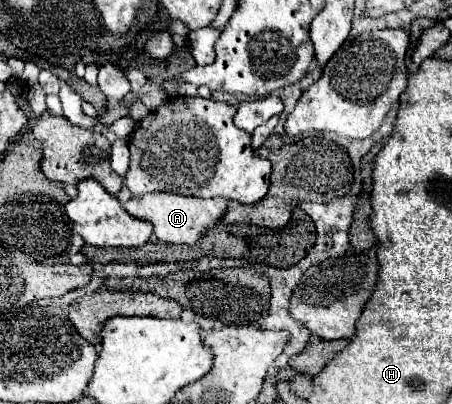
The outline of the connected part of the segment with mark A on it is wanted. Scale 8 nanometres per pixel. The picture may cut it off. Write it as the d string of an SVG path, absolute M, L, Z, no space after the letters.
M155 192L145 194L141 198L131 198L125 204L125 210L141 220L147 220L153 224L153 232L159 240L169 244L195 244L199 238L205 236L205 232L219 224L223 214L227 212L227 200L225 198L193 198L193 196L179 196L179 194L167 194L167 192Z

